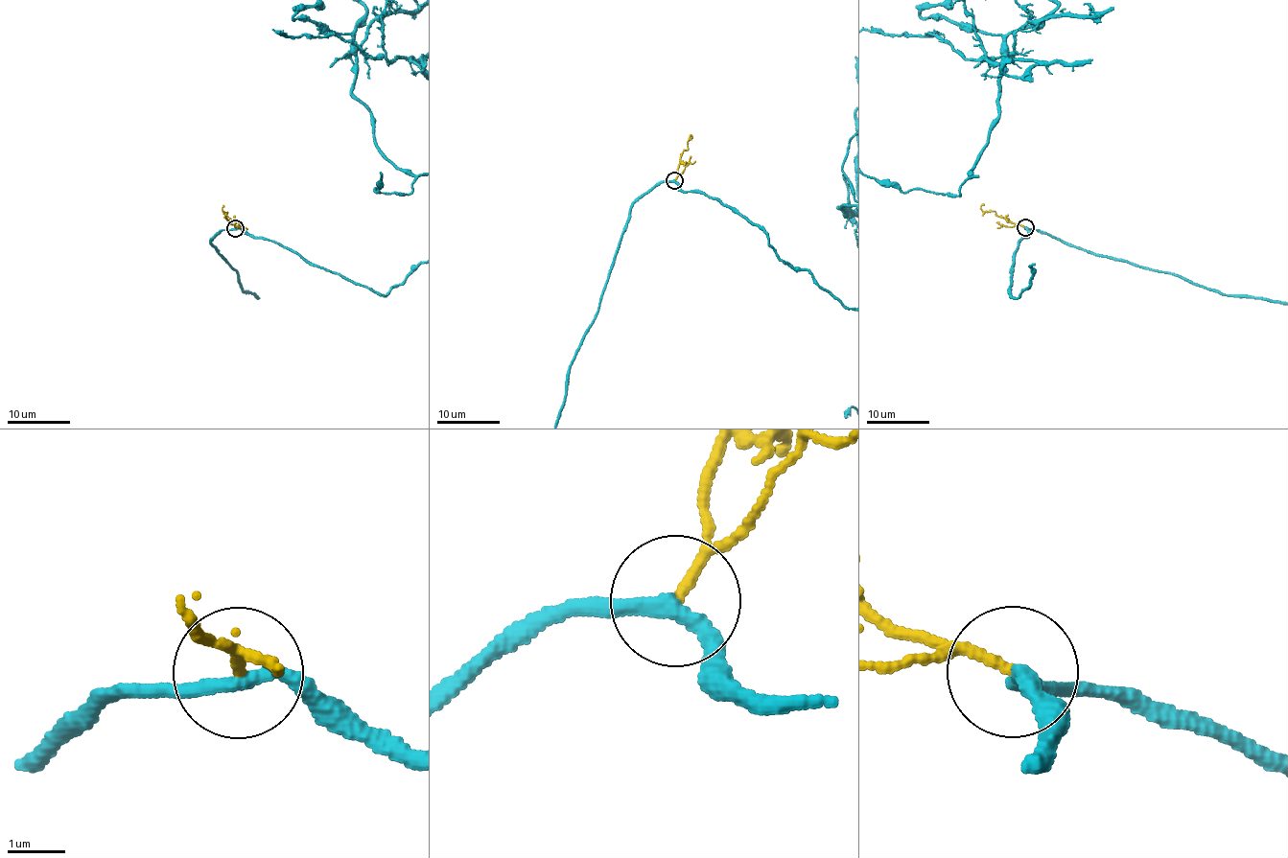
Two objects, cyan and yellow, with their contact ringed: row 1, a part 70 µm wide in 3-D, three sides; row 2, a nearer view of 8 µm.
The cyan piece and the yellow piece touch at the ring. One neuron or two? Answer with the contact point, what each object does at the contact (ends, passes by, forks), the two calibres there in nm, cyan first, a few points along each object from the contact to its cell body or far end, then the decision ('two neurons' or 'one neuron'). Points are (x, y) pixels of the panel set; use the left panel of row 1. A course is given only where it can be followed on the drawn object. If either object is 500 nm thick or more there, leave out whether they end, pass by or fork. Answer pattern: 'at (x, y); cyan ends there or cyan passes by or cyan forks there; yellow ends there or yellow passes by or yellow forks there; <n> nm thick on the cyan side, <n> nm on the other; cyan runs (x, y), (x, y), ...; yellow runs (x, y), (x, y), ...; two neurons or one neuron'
at (235, 228); cyan passes by; yellow ends there; 240 nm thick on the cyan side, 170 nm on the other; yellow runs (235, 228), (225, 220), (225, 213), (222, 208), (224, 205); two neurons

